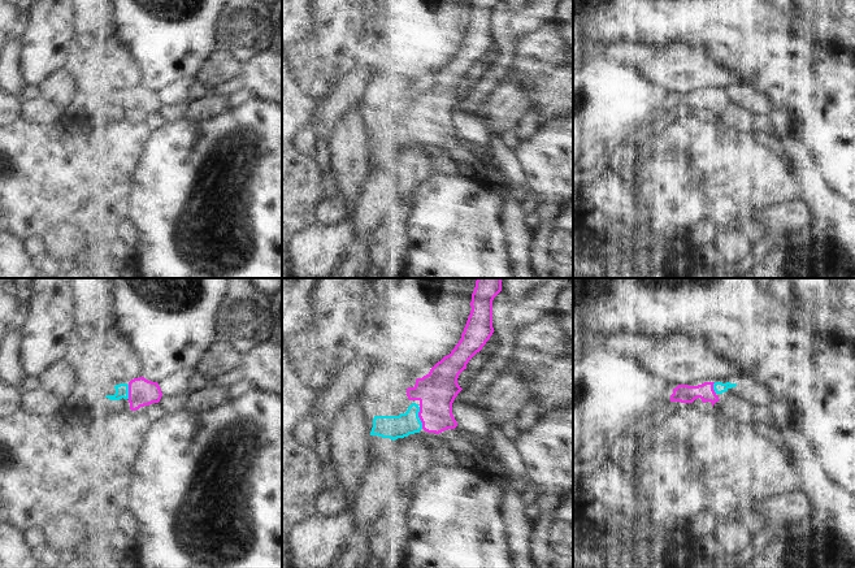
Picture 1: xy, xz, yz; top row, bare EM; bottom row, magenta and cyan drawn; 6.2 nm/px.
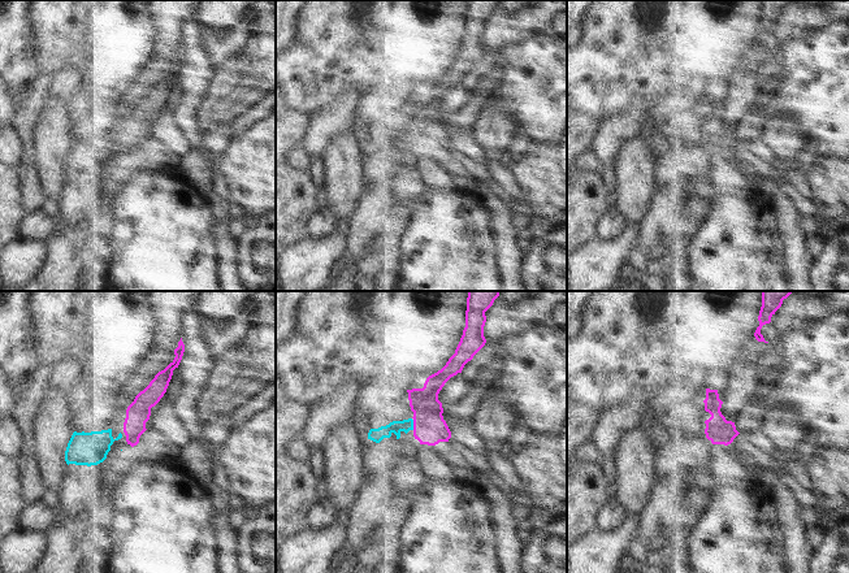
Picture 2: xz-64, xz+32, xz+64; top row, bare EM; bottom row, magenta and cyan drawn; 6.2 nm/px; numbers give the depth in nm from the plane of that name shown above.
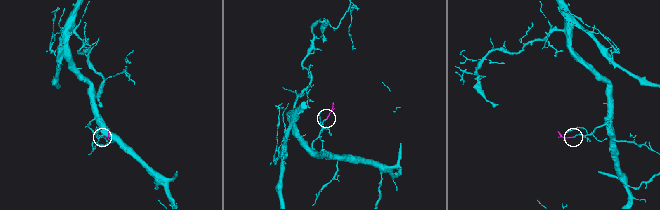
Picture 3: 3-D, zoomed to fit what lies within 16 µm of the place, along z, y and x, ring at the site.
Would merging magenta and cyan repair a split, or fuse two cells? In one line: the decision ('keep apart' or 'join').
join

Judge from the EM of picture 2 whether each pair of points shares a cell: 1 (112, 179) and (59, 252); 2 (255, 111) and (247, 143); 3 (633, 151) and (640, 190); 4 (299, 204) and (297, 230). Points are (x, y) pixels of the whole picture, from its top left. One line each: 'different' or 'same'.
1: same
2: different
3: same
4: same

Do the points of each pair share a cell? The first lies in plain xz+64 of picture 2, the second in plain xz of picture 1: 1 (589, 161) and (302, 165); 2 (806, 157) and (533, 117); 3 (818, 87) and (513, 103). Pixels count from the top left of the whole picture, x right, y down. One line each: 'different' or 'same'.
1: different
2: same
3: different

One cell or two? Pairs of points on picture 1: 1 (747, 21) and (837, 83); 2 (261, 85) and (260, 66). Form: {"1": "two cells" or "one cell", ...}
{"1": "one cell", "2": "one cell"}

